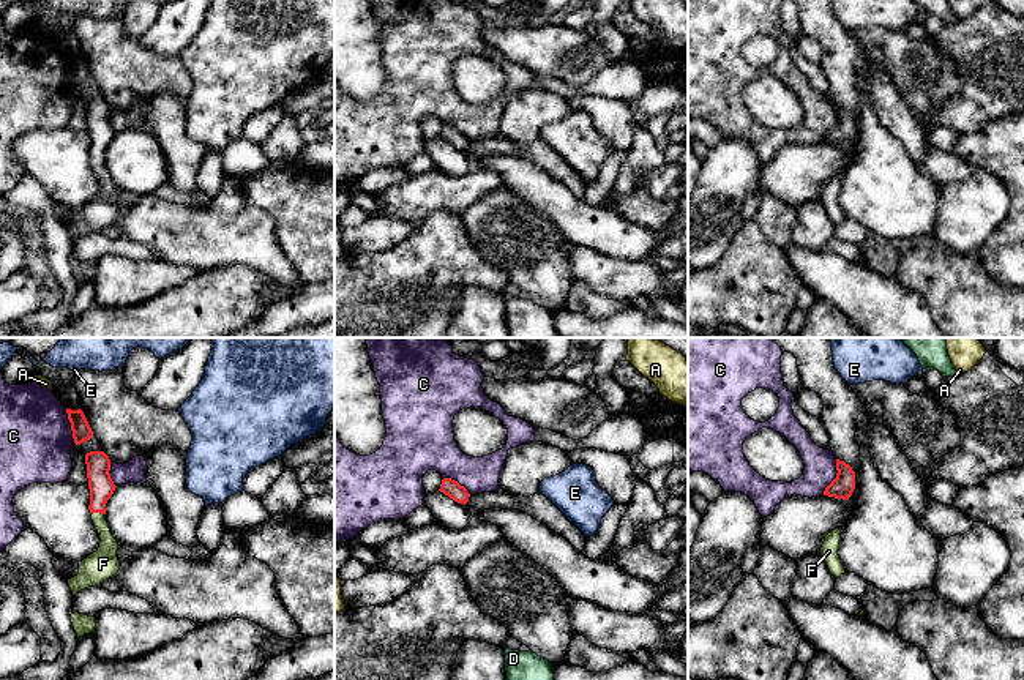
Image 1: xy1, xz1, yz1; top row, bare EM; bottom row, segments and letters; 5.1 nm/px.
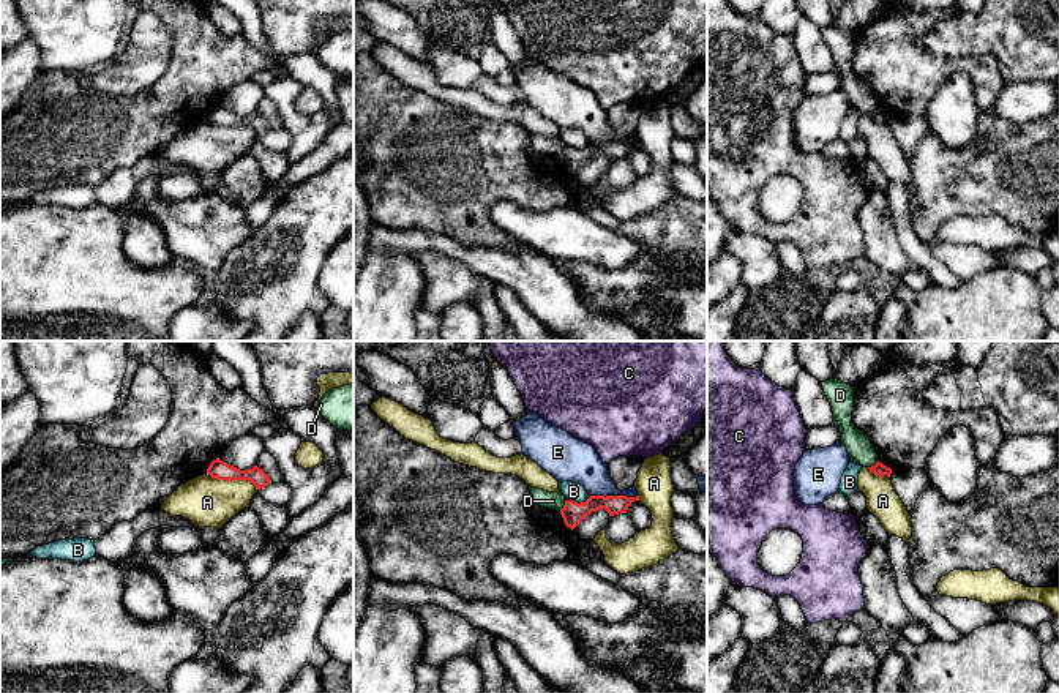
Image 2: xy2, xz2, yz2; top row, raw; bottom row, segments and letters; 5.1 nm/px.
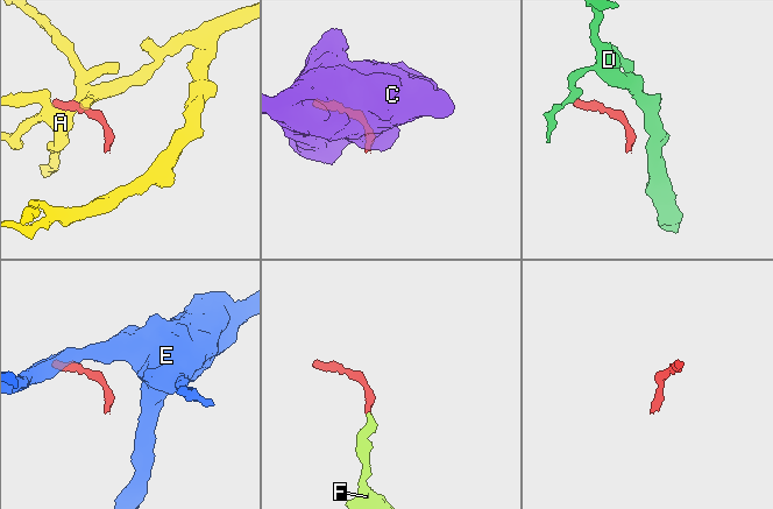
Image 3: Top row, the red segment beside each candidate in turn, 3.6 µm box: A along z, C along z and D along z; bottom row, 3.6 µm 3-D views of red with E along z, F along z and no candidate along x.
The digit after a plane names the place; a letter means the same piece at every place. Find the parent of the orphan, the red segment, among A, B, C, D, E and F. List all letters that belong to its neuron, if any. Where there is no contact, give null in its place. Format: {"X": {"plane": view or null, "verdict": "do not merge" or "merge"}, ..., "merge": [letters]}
{"A": {"plane": "xy2", "verdict": "do not merge"}, "B": {"plane": "xz2", "verdict": "do not merge"}, "C": {"plane": "xy1", "verdict": "do not merge"}, "D": {"plane": "xz2", "verdict": "do not merge"}, "E": {"plane": "xz2", "verdict": "do not merge"}, "F": {"plane": "xy1", "verdict": "merge"}, "merge": ["F"]}

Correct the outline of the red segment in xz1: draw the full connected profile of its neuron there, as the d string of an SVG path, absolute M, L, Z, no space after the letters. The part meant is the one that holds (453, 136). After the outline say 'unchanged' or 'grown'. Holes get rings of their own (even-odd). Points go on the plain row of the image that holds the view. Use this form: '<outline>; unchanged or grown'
M443 125L439 137L462 151L465 151L470 144L467 136L451 125Z; unchanged

